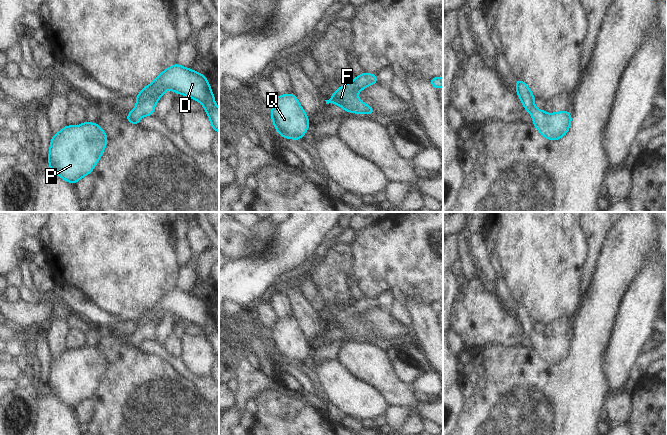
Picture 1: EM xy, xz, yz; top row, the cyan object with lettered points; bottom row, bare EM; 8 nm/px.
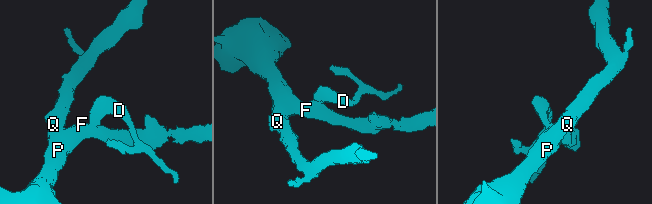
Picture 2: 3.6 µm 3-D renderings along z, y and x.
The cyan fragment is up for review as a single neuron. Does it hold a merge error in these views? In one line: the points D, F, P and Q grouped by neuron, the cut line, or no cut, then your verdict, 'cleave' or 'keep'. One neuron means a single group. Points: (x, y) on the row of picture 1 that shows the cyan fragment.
groups D F P Q; cut none; keep

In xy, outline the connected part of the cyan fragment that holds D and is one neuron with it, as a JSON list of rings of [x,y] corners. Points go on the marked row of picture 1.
[[[177,63],[165,69],[150,85],[140,91],[134,98],[137,106],[126,116],[127,121],[139,126],[142,116],[153,115],[156,103],[167,89],[200,102],[205,108],[213,130],[219,132],[219,108],[214,102],[215,97],[206,76]]]

